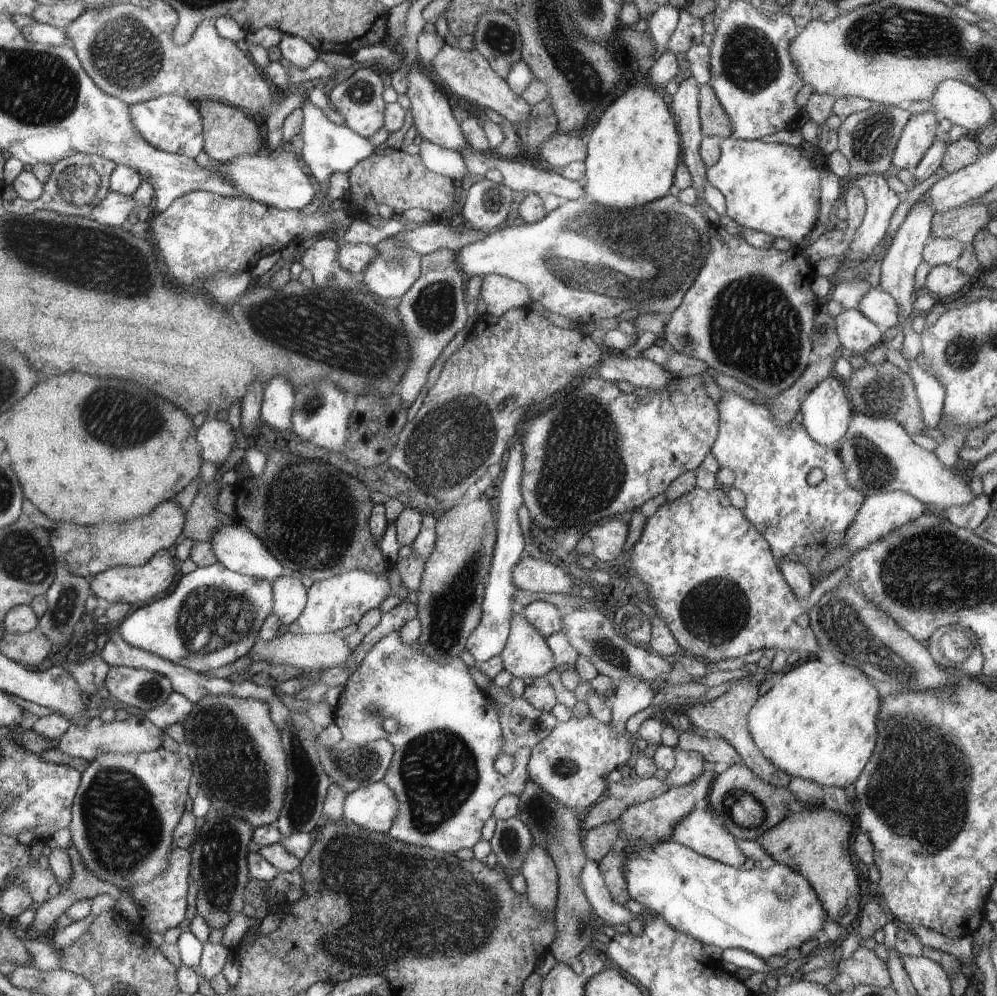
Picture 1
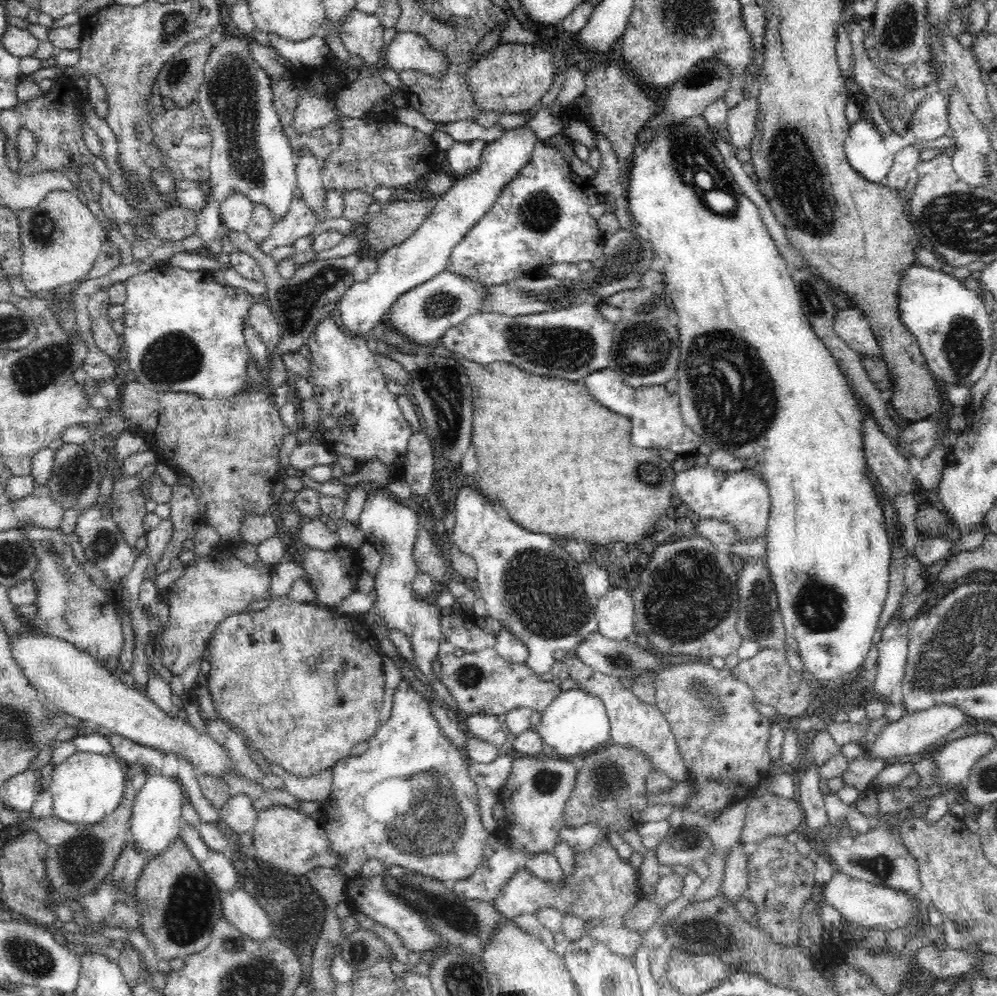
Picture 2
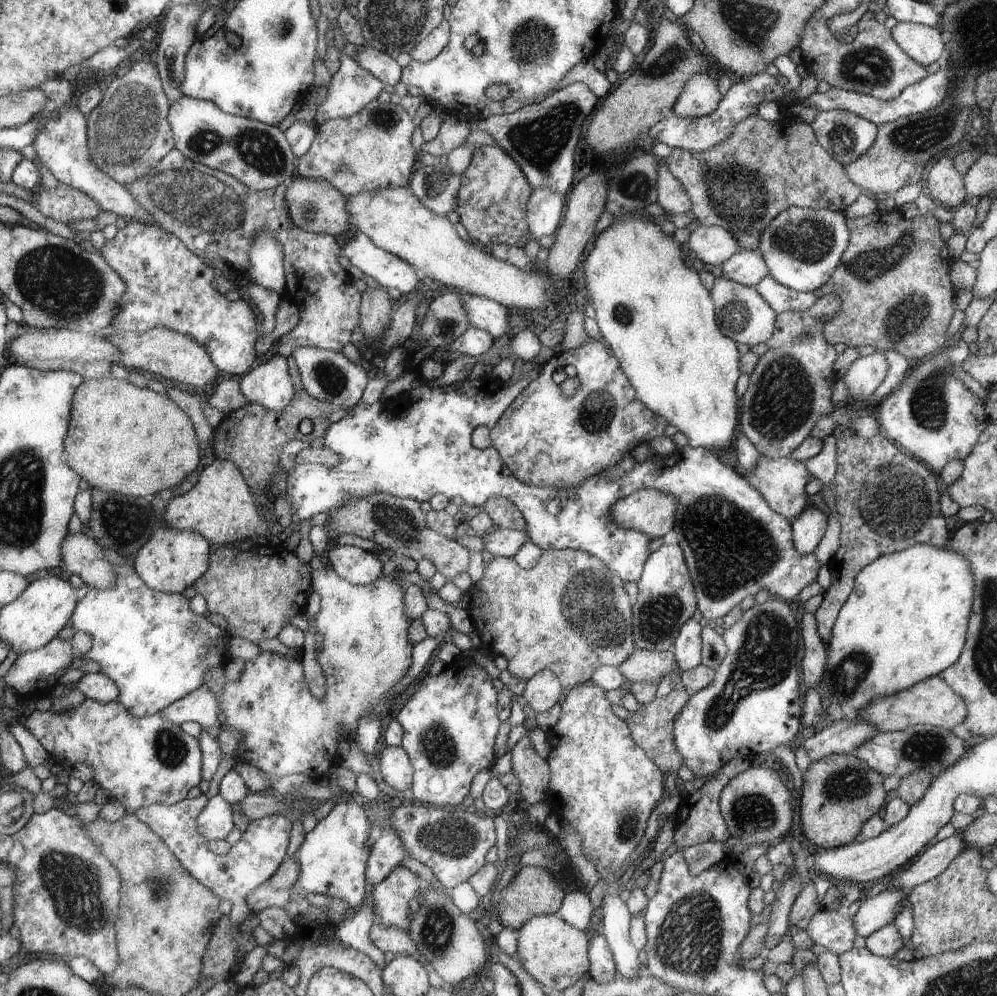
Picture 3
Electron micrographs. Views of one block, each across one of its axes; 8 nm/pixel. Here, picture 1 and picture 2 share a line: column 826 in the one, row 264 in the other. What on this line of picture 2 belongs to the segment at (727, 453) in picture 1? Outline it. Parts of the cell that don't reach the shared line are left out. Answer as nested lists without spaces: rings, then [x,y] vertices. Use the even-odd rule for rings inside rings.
[[[538,142],[530,161],[497,195],[488,212],[464,234],[464,238],[452,248],[446,271],[468,277],[487,287],[507,284],[518,278],[544,278],[547,270],[558,263],[578,265],[584,260],[595,261],[602,253],[604,240],[600,237],[598,221],[590,216],[590,206],[599,203],[600,193],[570,168],[558,149]]]

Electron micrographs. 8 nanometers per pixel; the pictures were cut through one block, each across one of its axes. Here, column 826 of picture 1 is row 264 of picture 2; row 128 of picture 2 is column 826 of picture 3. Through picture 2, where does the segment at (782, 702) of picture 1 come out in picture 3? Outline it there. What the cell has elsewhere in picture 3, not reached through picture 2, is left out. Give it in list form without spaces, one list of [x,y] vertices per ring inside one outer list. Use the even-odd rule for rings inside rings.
[[[915,544],[903,551],[882,555],[873,563],[865,566],[856,578],[856,586],[849,599],[845,602],[845,606],[841,608],[840,614],[837,616],[836,622],[833,624],[833,634],[827,642],[827,648],[830,654],[826,659],[824,678],[818,683],[815,690],[821,696],[823,708],[829,705],[840,705],[842,708],[852,708],[852,710],[861,710],[868,707],[873,700],[891,697],[893,694],[905,691],[907,688],[921,683],[930,677],[941,674],[946,668],[952,666],[958,660],[964,648],[967,637],[967,626],[972,612],[972,603],[974,602],[974,577],[970,568],[969,560],[948,548],[939,549],[936,546],[927,544]],[[862,682],[874,682],[874,688],[862,686]]]

